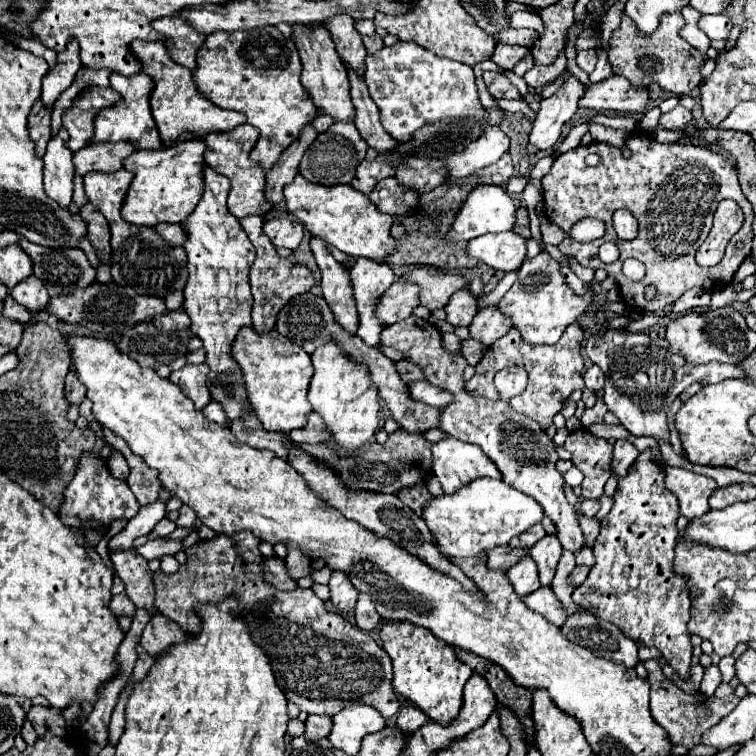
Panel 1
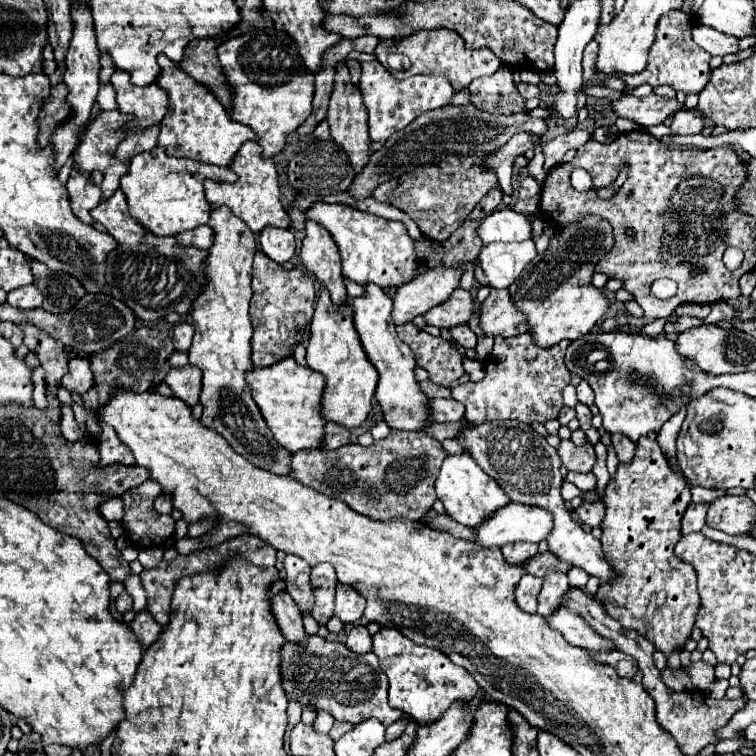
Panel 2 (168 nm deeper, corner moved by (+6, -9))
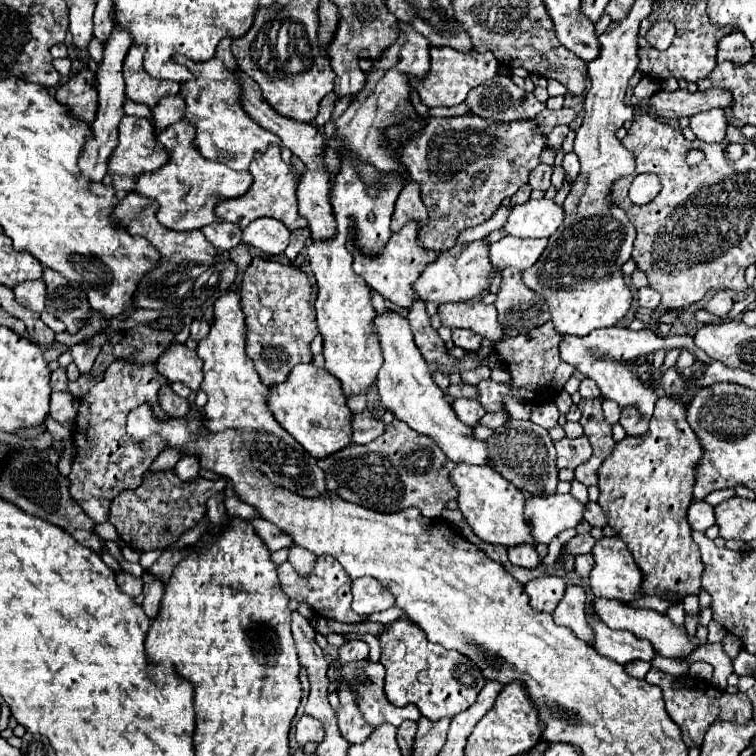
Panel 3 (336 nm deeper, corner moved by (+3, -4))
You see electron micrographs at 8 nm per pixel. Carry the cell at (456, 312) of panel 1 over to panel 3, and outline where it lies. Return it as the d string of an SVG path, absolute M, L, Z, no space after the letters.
M453 329L451 341L455 347L461 347L465 351L479 351L483 337L477 337L477 333L469 333L469 329Z

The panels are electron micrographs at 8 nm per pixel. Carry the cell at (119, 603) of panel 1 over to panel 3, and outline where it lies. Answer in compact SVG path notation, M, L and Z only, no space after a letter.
M125 571L117 573L117 585L123 593L127 593L131 597L141 595L141 589L143 589L143 581L139 577L133 577L131 573L125 573Z

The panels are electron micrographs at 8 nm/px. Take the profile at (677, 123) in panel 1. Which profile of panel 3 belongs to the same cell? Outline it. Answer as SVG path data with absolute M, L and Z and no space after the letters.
M709 109L691 117L691 131L705 143L721 143L727 131L727 117L723 109Z

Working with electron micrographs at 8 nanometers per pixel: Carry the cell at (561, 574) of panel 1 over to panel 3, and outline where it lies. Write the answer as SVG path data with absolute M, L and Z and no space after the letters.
M651 669L645 677L647 683L661 687L663 691L663 699L667 705L667 713L669 717L681 727L683 733L683 741L687 747L701 747L703 735L709 729L709 725L715 719L727 719L727 721L735 721L735 723L745 723L751 719L753 715L753 705L751 701L745 697L745 693L727 693L727 691L719 691L715 685L705 683L705 681L695 681L689 677L673 677L663 673L661 669Z

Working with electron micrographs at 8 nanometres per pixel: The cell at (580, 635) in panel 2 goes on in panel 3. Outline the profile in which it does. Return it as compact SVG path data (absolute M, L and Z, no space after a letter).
M589 613L587 619L595 631L595 649L599 655L609 657L621 665L631 661L651 661L657 655L649 641L637 639L629 631L613 631L605 627L605 623L597 621L593 613Z

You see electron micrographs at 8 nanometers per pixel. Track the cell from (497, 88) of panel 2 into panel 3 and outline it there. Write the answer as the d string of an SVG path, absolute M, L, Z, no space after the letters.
M495 75L483 85L471 89L465 101L475 115L495 121L533 119L545 109L533 93L519 89L507 75Z

